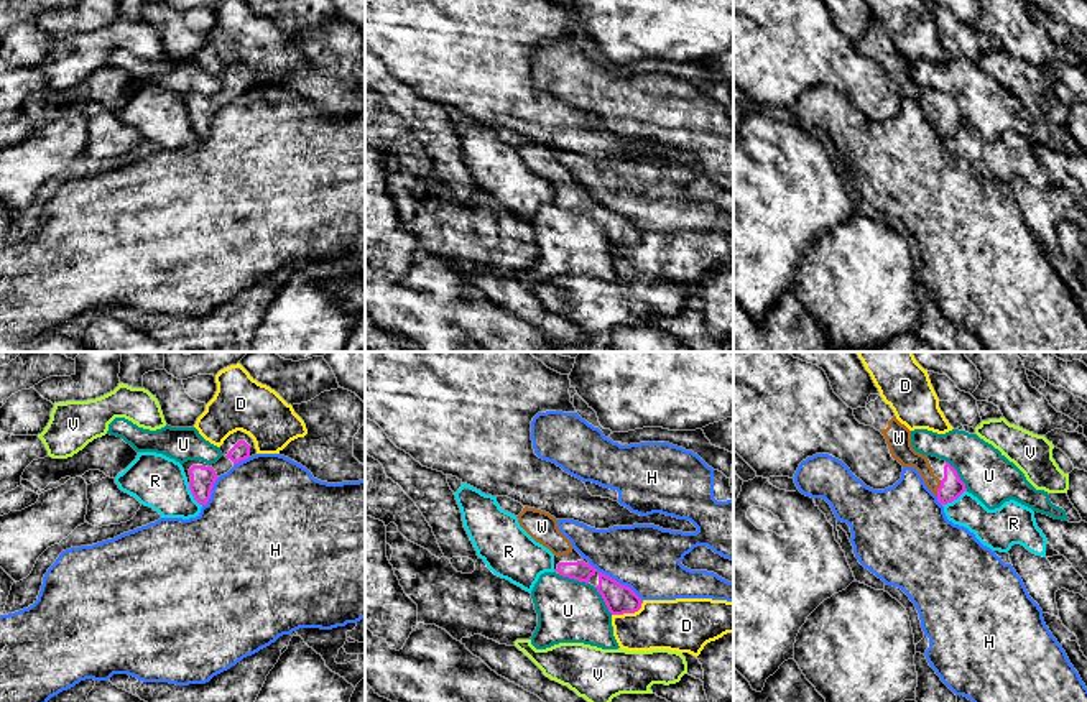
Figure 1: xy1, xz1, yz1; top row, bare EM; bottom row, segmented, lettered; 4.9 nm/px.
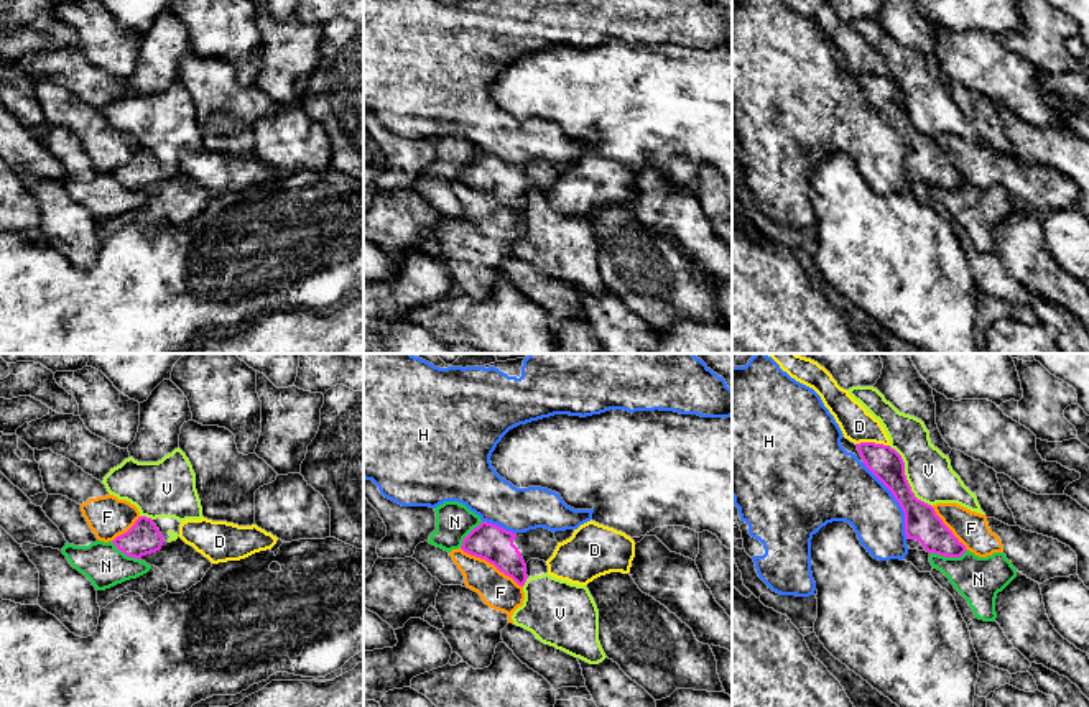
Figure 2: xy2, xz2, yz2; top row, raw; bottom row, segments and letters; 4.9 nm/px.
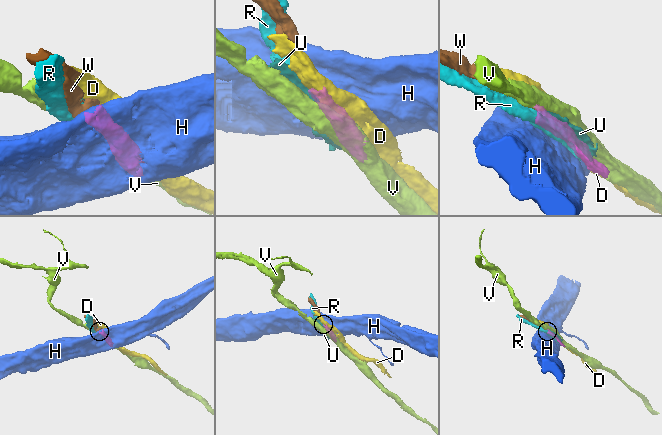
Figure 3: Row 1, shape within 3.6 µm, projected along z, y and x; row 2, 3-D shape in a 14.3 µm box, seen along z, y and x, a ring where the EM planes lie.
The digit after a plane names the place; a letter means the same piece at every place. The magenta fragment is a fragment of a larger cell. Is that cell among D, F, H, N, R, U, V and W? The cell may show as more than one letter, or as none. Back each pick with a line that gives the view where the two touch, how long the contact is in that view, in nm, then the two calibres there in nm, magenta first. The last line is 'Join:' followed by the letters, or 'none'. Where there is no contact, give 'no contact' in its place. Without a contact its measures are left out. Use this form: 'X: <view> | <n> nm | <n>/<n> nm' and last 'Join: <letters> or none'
W: yz1 | 80 nm | 110/100 nm
Join: W

